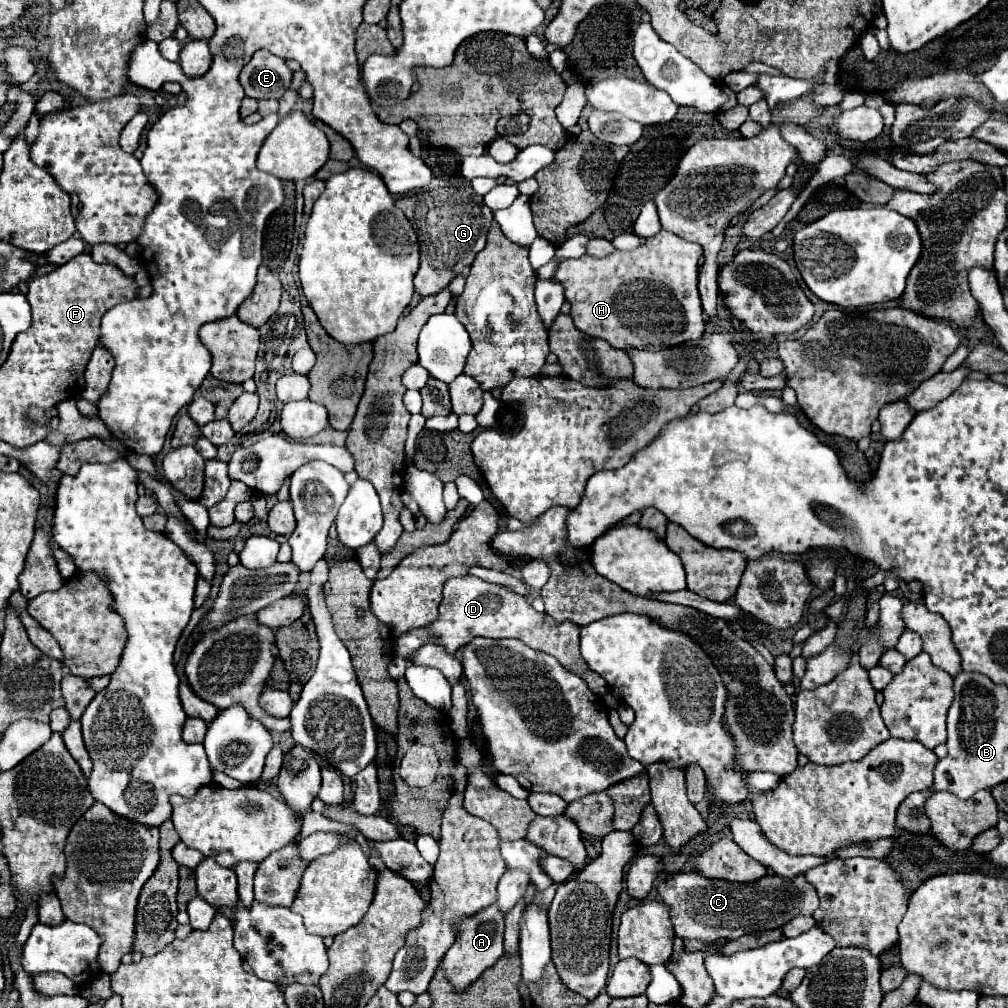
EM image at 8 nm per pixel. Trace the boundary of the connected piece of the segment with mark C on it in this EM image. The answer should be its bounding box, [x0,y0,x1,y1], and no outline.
[658,873,818,943]

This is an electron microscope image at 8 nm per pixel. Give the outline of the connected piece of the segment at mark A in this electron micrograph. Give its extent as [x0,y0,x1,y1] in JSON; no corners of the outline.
[440,905,504,993]

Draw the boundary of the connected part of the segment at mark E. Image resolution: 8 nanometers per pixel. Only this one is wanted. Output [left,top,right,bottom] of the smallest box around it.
[240,49,292,99]

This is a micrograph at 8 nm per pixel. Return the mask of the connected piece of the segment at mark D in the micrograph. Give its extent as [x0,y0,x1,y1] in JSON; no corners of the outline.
[394,575,608,697]

